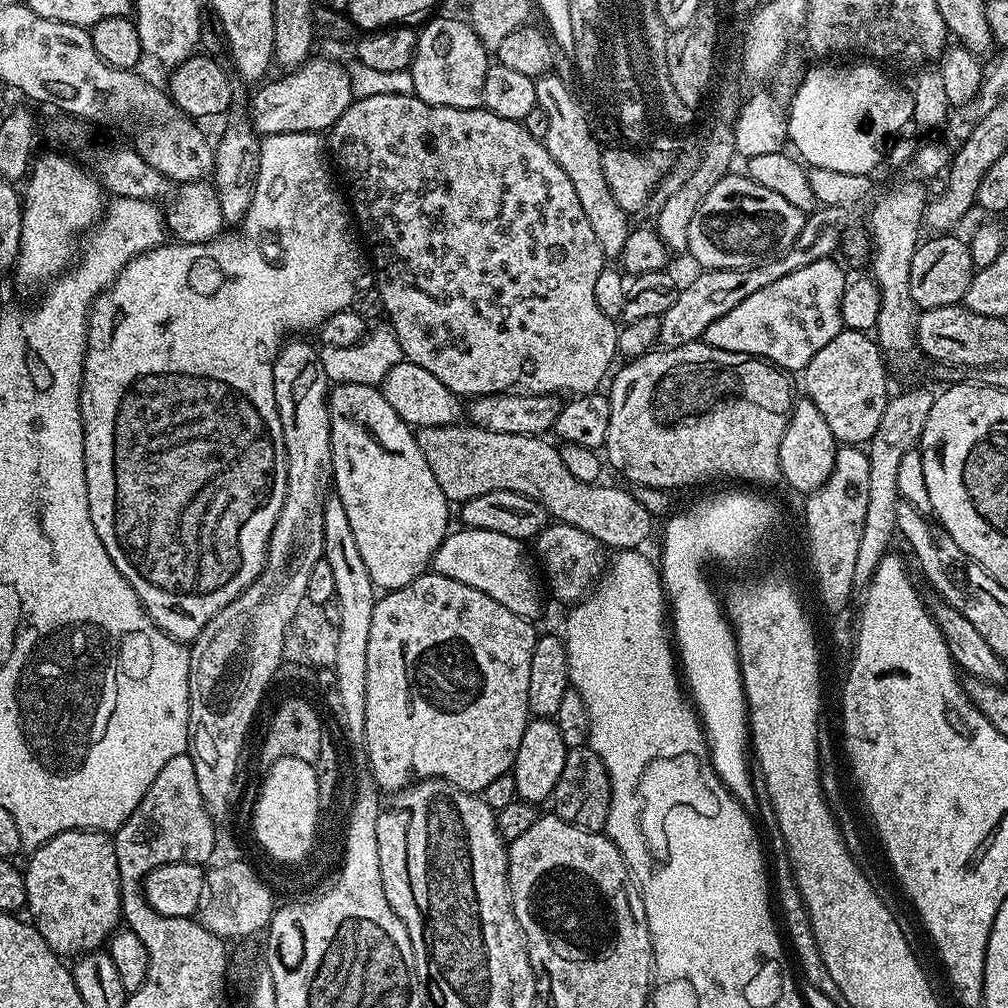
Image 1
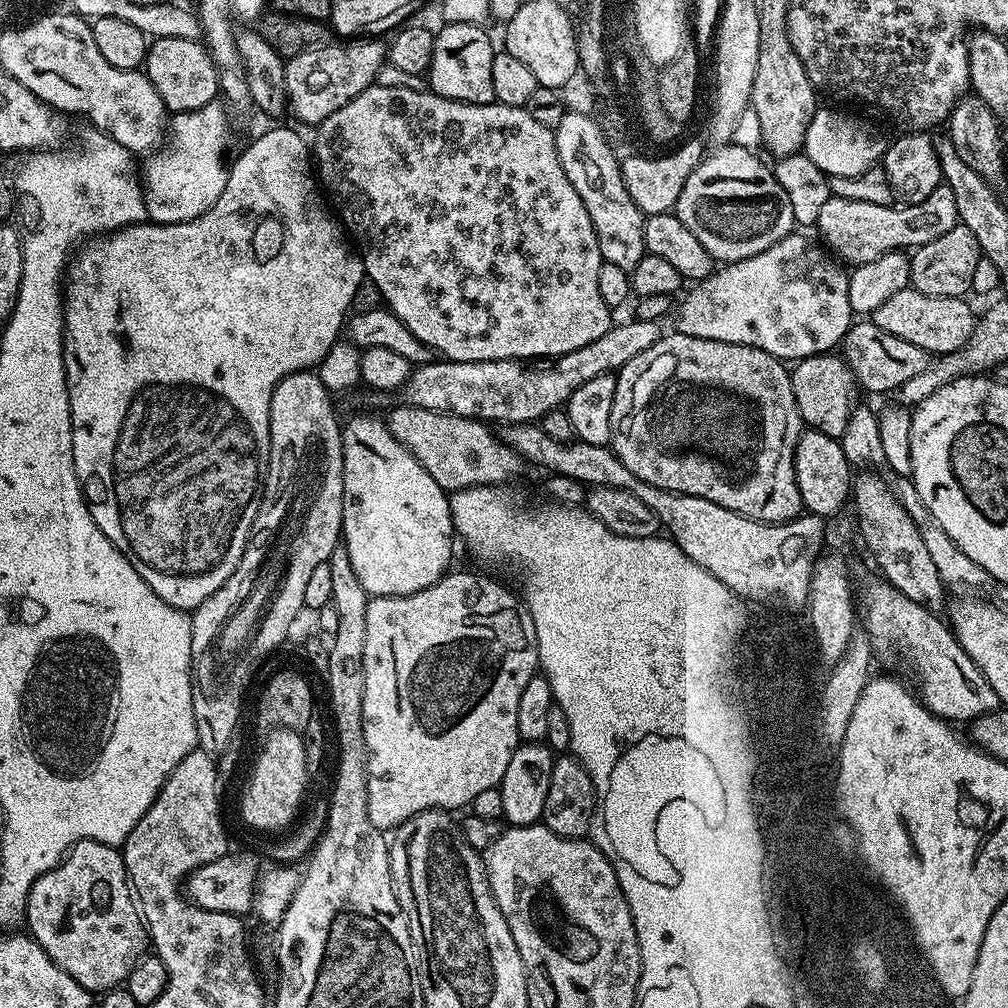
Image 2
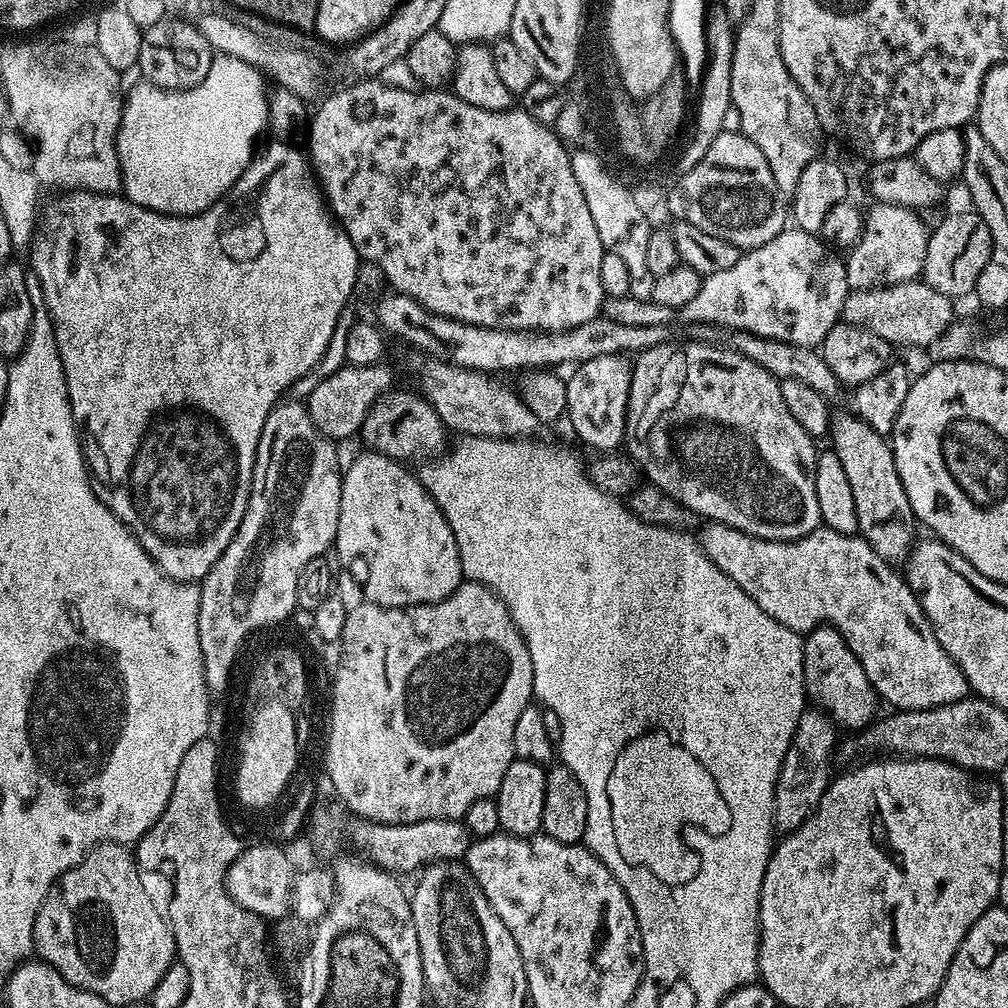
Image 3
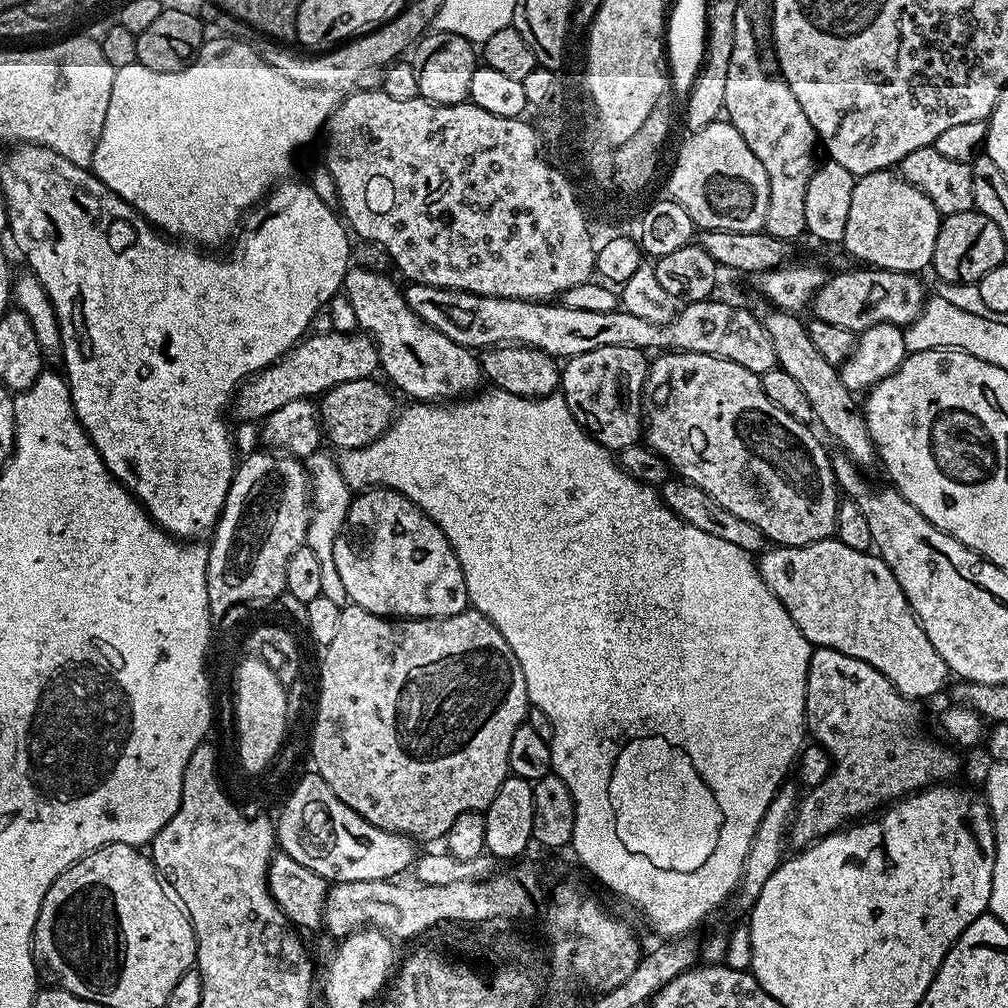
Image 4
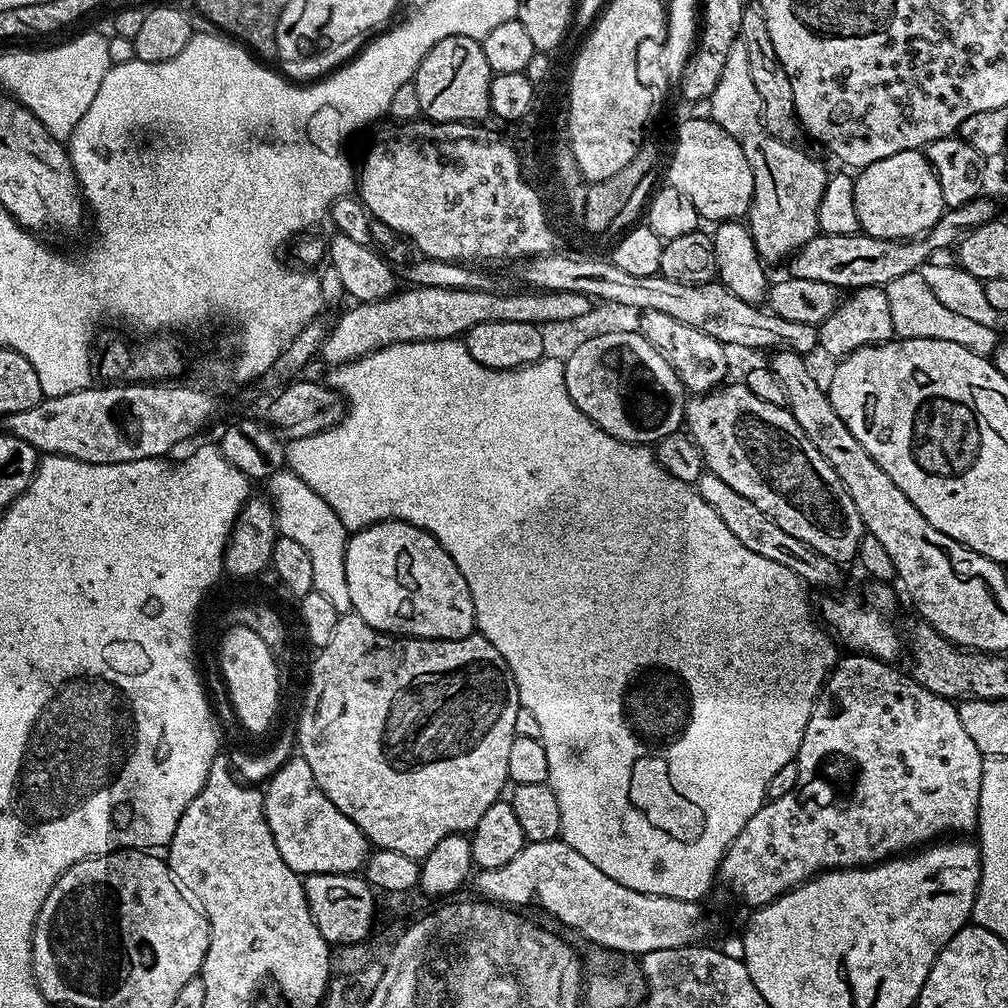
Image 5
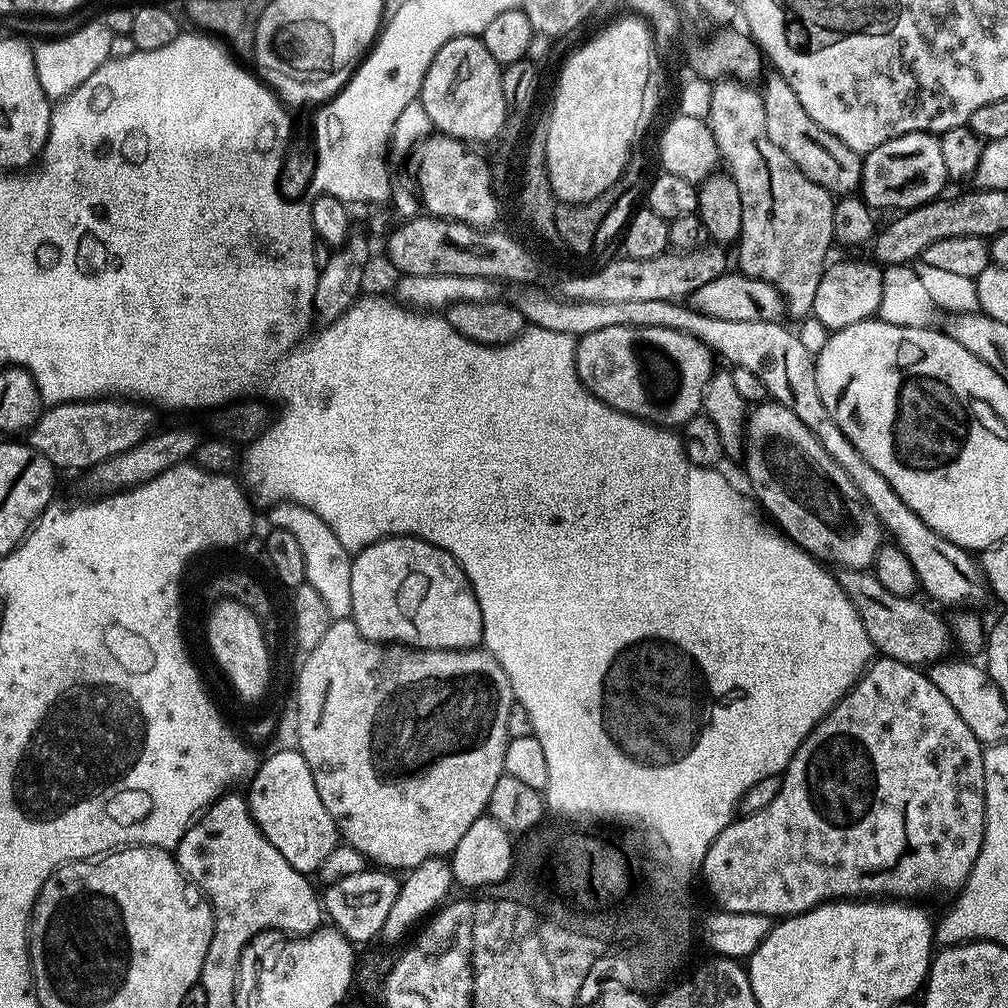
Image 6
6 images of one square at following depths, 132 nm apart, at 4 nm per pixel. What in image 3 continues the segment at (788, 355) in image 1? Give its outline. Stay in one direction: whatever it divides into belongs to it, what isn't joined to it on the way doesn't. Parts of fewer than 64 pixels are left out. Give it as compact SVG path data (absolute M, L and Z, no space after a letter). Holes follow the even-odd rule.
M795 226L785 228L779 232L768 243L764 243L761 247L749 249L745 251L739 258L738 262L734 266L730 266L727 270L720 270L715 274L703 277L701 286L697 294L694 294L693 300L688 302L686 306L675 310L672 307L662 306L661 304L654 303L649 300L634 299L630 296L623 296L622 299L614 299L609 297L603 307L602 312L605 319L619 322L626 326L670 326L674 324L674 320L677 318L685 324L685 326L691 326L694 324L706 324L712 328L728 328L729 331L748 332L752 334L758 334L759 337L774 338L776 341L790 342L792 345L806 345L808 347L819 347L829 330L833 326L839 323L841 316L843 315L845 299L849 294L848 279L846 278L845 261L840 259L832 252L834 251L823 239L820 239L815 233L803 231Z

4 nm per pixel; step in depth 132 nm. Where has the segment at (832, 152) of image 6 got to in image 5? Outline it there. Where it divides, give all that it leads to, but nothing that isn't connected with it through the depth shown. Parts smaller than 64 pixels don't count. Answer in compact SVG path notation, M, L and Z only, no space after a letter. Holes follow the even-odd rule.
M748 6L745 9L742 14L739 39L746 46L746 55L750 62L750 78L754 82L754 90L758 90L758 98L762 98L762 118L764 119L766 130L779 140L795 141L797 139L795 136L801 135L802 129L800 121L796 119L794 90L790 86L790 78L786 74L786 66L782 66L778 54L774 54L774 41L770 39L770 30L766 30L766 18L760 8Z

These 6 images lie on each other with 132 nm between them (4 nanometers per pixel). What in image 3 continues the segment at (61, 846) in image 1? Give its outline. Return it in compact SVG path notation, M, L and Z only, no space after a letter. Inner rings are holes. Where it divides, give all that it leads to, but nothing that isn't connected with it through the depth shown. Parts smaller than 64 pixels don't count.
M99 844L86 853L82 862L62 874L46 894L36 915L32 943L34 952L49 964L68 984L98 994L109 1006L147 1001L162 974L177 963L176 939L165 913L156 909L150 893L144 889L142 875L131 847L122 844Z

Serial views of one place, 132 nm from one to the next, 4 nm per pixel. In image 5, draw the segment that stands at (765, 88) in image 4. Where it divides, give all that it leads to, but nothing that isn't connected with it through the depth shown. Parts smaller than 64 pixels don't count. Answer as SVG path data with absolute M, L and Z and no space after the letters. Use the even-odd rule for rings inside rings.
M736 39L730 46L725 69L710 99L710 119L719 128L726 130L730 138L740 143L746 154L746 162L750 162L754 176L754 196L746 223L752 231L760 259L765 262L787 261L793 252L806 246L806 242L810 242L810 238L820 232L818 206L828 185L829 169L824 169L810 153L795 148L795 143L774 138L766 130L762 118L762 98L758 98L758 90L754 90L746 46L740 39Z

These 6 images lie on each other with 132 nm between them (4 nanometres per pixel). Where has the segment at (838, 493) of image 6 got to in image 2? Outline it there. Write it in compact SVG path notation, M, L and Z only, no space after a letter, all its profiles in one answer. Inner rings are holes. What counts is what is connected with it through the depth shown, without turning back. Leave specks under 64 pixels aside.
M664 334L664 335L661 335L661 337L660 337L660 340L659 340L659 341L658 341L658 342L654 342L654 346L650 346L650 350L642 350L642 354L638 354L638 358L630 358L630 362L626 362L626 366L625 366L625 367L624 367L624 368L621 368L621 369L620 369L620 371L619 371L619 372L617 372L617 373L615 373L615 378L616 378L616 395L617 395L617 397L620 397L620 399L617 399L617 401L616 401L616 404L615 404L615 405L614 405L614 407L612 407L612 413L611 413L611 414L610 414L610 422L611 422L611 423L612 423L612 438L611 438L611 441L610 441L610 447L611 447L611 449L612 449L612 451L613 451L613 452L615 452L615 454L616 454L616 457L617 457L617 458L618 458L618 459L619 459L619 460L620 460L620 461L621 461L621 462L622 462L622 463L624 463L624 465L625 465L625 466L626 466L626 470L630 470L630 474L634 474L634 475L635 475L635 476L637 476L637 478L639 478L639 479L640 479L640 480L641 480L641 481L642 481L642 482L650 482L650 486L658 486L658 487L659 487L659 488L661 488L661 489L662 489L662 490L670 490L670 491L671 491L671 492L677 492L677 493L678 493L678 494L690 494L690 495L691 495L691 496L693 496L693 497L694 497L694 498L706 498L706 499L707 499L707 500L709 500L709 501L710 501L710 502L718 502L718 506L726 506L726 510L734 510L734 511L735 511L735 512L737 512L737 513L738 513L738 514L742 514L742 515L743 515L743 516L745 516L745 517L746 517L746 518L754 518L754 519L755 519L755 520L757 520L757 521L758 521L758 522L762 522L762 523L763 523L763 524L786 524L786 523L788 523L788 521L790 521L790 520L795 520L795 519L796 519L796 517L797 517L797 516L799 516L799 515L801 515L801 512L802 512L802 509L803 509L803 508L804 508L804 503L803 503L803 502L802 502L802 498L801 498L801 497L800 497L800 495L799 495L799 494L798 494L798 482L797 482L797 481L796 481L796 471L795 471L795 470L794 470L794 458L795 458L795 457L796 457L796 443L797 443L797 442L798 442L798 438L799 438L799 437L800 437L800 433L801 433L801 431L802 431L802 421L801 421L801 418L800 418L800 415L799 415L799 414L798 414L798 406L797 406L797 405L796 405L796 403L795 403L795 402L794 402L794 390L793 390L793 389L792 389L792 378L791 378L791 375L790 375L790 372L789 372L789 369L788 369L788 368L787 368L787 367L786 367L786 368L785 368L785 369L784 369L784 368L783 368L783 367L785 367L785 365L784 365L784 364L783 364L783 363L781 363L781 361L780 361L780 360L779 360L779 359L776 359L776 358L775 358L775 357L773 357L773 356L772 356L772 355L771 355L771 354L769 354L769 353L767 353L767 352L766 352L766 350L760 350L760 349L756 349L756 348L755 348L755 347L754 347L754 346L750 346L750 345L732 345L732 344L731 344L731 343L730 343L730 342L720 342L720 341L706 341L706 340L703 340L703 339L702 339L702 338L696 338L696 337L688 337L688 336L681 336L681 335L679 335L679 334L671 334L671 335L672 335L672 336L668 336L668 334ZM631 392L632 392L632 404L633 404L633 406L634 406L634 407L636 407L636 409L634 409L634 410L633 410L633 412L632 412L632 404L631 404L631 402L630 402L630 401L628 401L628 400L624 400L624 396L628 396L628 395L630 395L630 394L631 394Z

